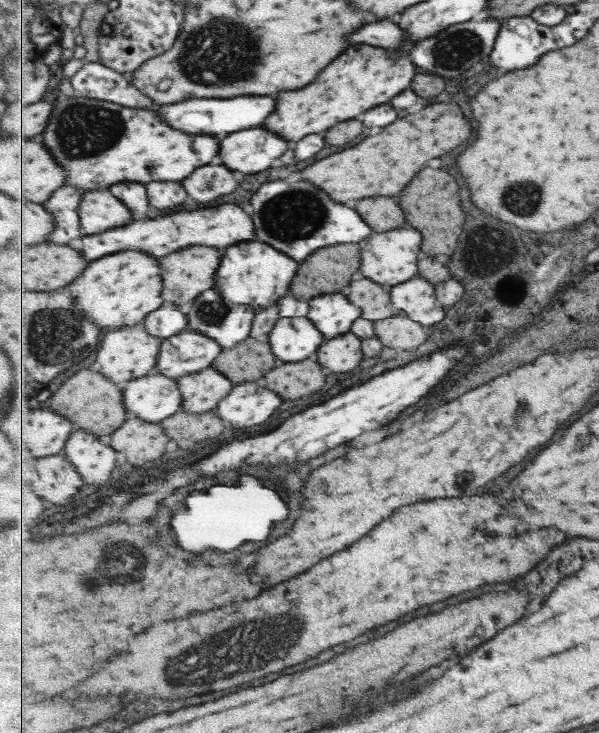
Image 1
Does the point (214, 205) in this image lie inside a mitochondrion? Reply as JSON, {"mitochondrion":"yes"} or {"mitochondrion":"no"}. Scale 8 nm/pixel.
{"mitochondrion":"no"}

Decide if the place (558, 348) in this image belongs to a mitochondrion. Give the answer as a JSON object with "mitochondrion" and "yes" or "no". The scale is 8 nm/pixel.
{"mitochondrion":"no"}

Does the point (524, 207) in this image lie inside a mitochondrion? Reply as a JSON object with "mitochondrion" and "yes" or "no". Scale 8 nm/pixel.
{"mitochondrion":"yes"}

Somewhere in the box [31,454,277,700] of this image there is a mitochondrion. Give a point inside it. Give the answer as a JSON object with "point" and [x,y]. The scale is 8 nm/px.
{"point":[125,558]}

